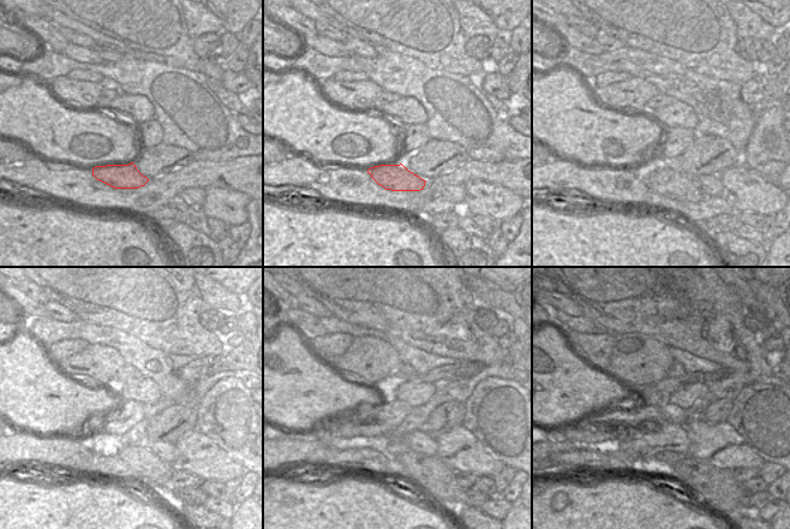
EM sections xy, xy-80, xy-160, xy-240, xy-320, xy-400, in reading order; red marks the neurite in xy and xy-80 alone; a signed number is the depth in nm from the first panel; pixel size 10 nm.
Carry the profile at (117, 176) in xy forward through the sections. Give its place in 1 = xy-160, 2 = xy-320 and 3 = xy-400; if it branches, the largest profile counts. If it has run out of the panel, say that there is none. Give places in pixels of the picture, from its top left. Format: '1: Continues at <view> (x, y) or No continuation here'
1: Continues at xy-160 (669, 182)
2: Continues at xy-320 (428, 471)
3: Continues at xy-400 (719, 491)

